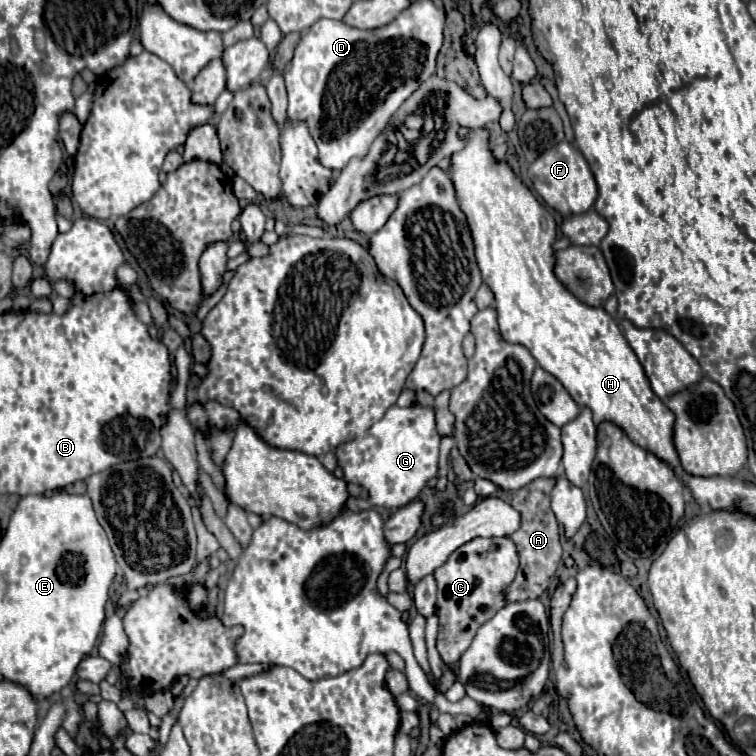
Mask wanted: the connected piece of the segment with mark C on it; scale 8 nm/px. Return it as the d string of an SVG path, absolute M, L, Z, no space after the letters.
M490 537L490 539L474 539L466 545L462 545L460 549L456 549L450 559L438 567L434 571L434 577L436 577L436 583L438 583L438 601L436 601L436 613L440 617L440 625L438 625L438 651L440 651L440 657L446 665L452 665L456 663L462 653L468 649L468 645L472 643L478 627L488 621L490 617L494 617L504 605L504 587L514 579L516 575L516 569L518 569L518 553L516 553L516 547L514 543L508 539L508 537Z

